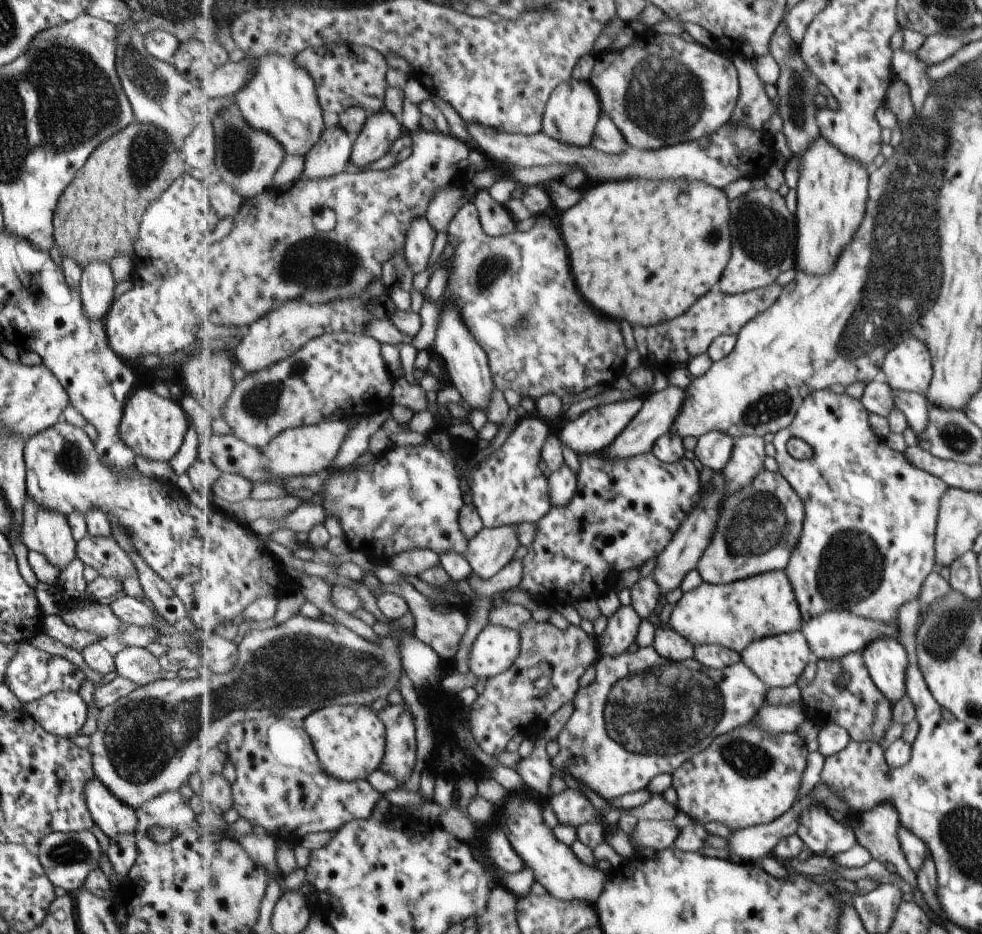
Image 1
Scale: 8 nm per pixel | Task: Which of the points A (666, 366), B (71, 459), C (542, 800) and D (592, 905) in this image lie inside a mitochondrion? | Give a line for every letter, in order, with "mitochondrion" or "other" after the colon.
A: other
B: mitochondrion
C: other
D: other

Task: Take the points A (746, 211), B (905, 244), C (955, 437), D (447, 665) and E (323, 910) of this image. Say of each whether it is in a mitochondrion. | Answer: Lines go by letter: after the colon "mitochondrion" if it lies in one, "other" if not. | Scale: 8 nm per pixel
A: mitochondrion
B: mitochondrion
C: mitochondrion
D: other
E: other

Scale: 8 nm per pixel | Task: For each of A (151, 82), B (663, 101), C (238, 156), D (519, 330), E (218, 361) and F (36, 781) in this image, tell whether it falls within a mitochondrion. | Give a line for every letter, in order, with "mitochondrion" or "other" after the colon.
A: mitochondrion
B: mitochondrion
C: mitochondrion
D: mitochondrion
E: other
F: other

